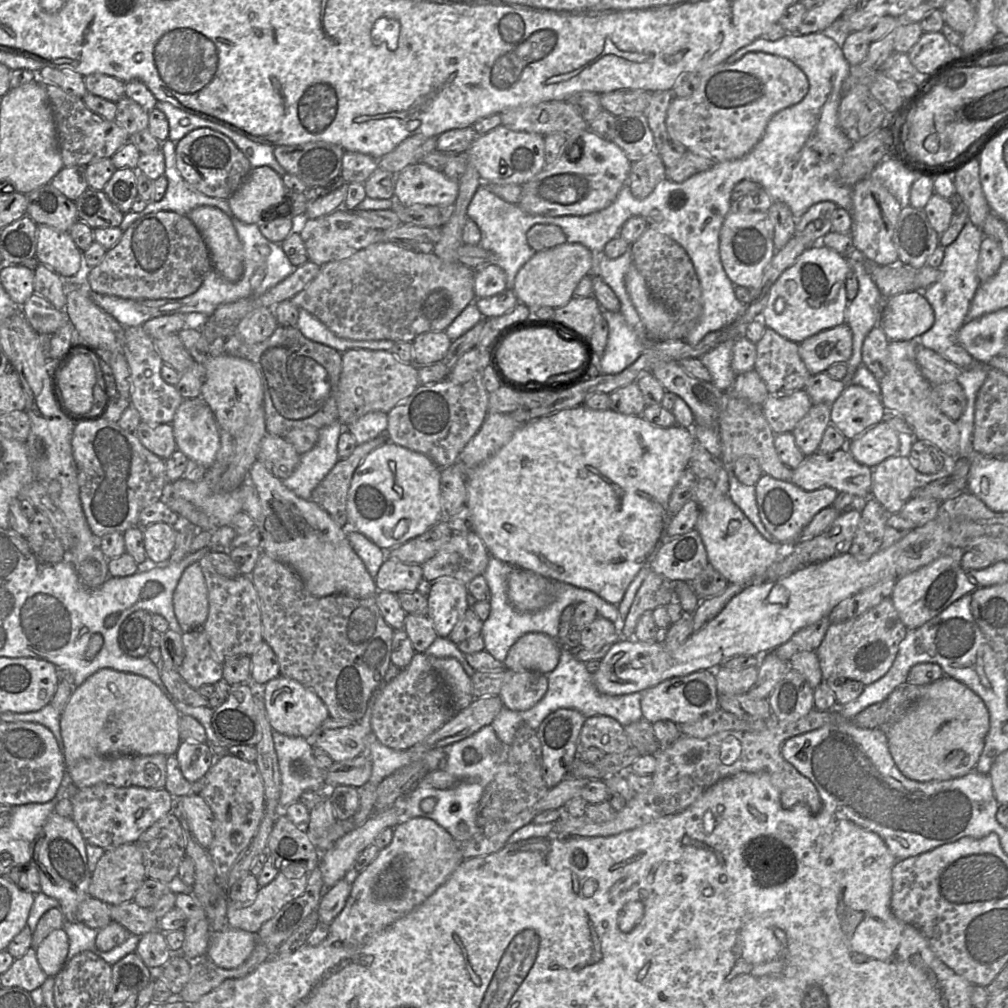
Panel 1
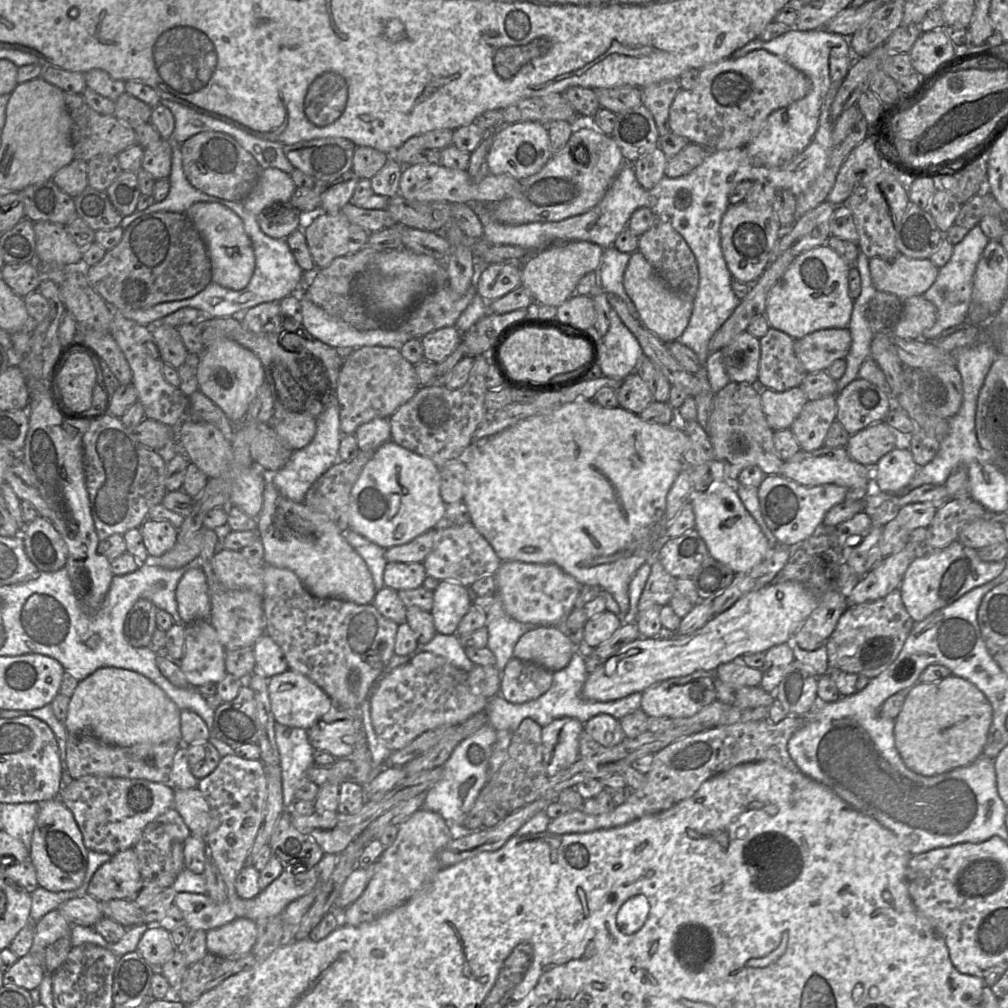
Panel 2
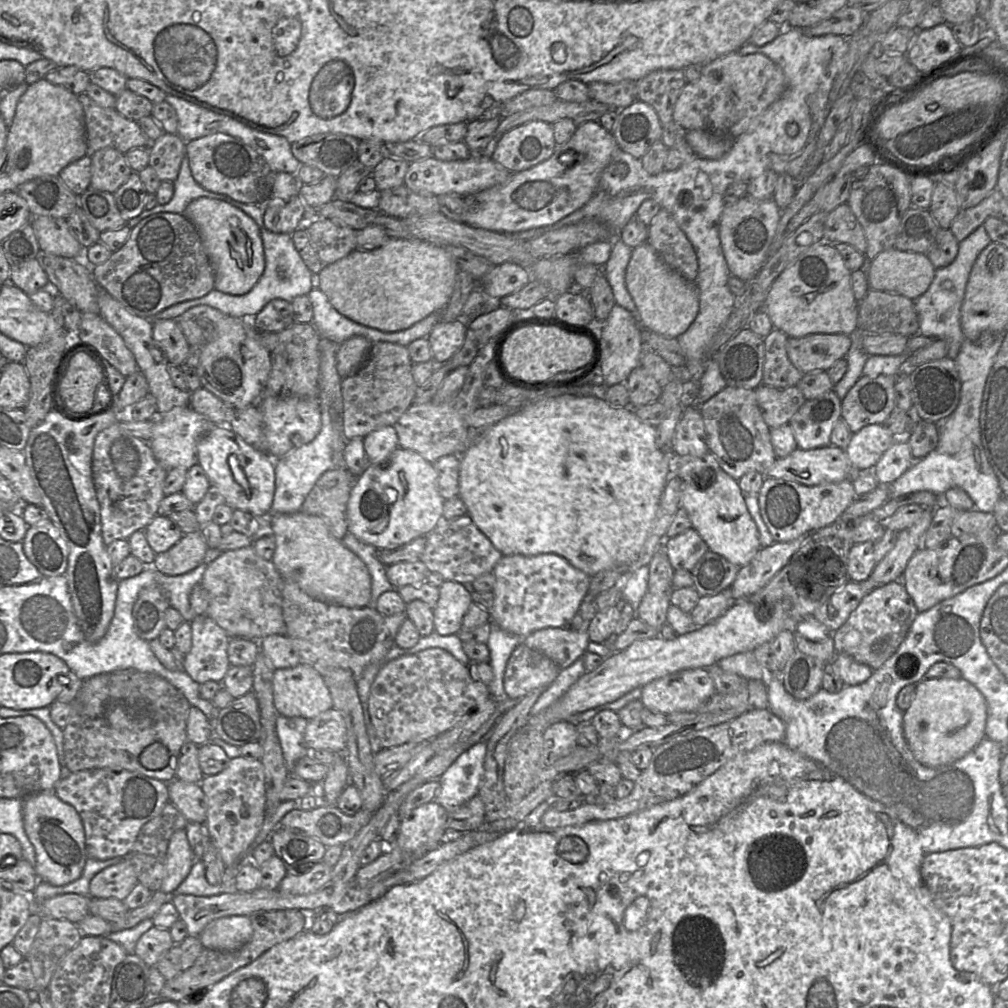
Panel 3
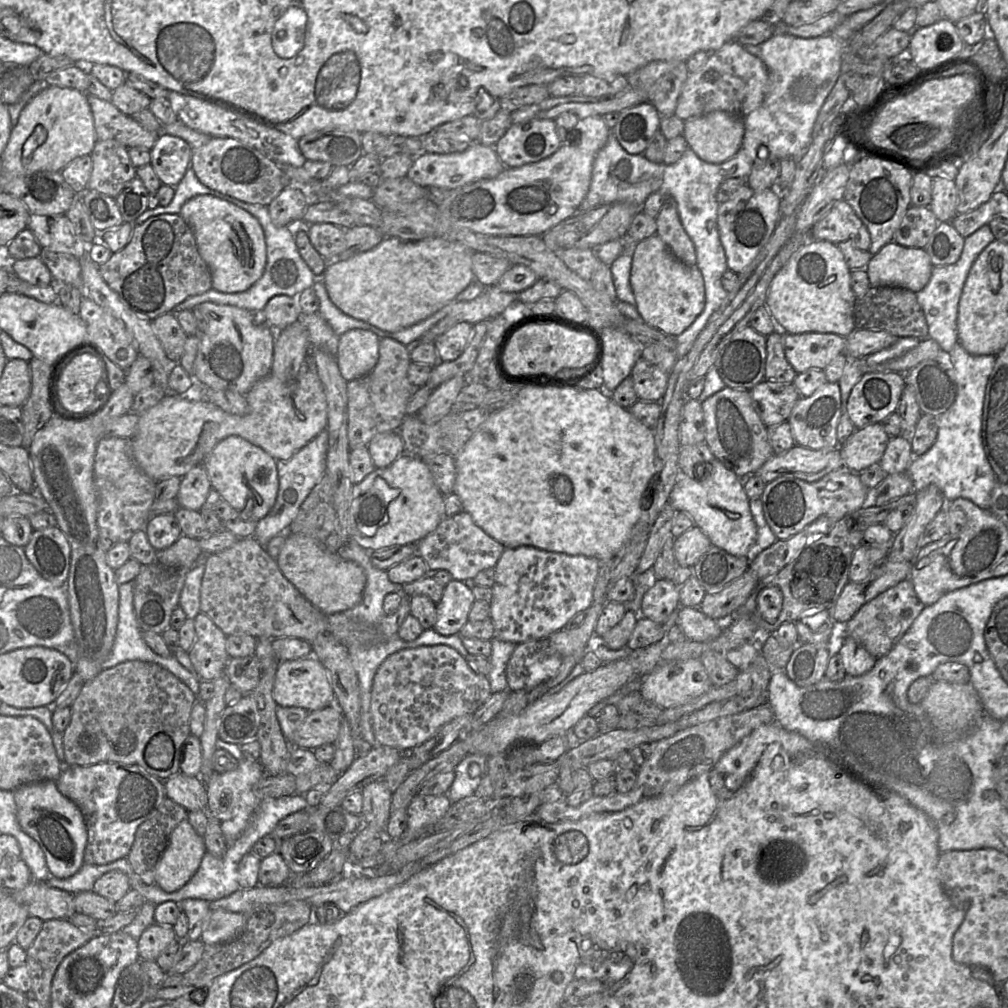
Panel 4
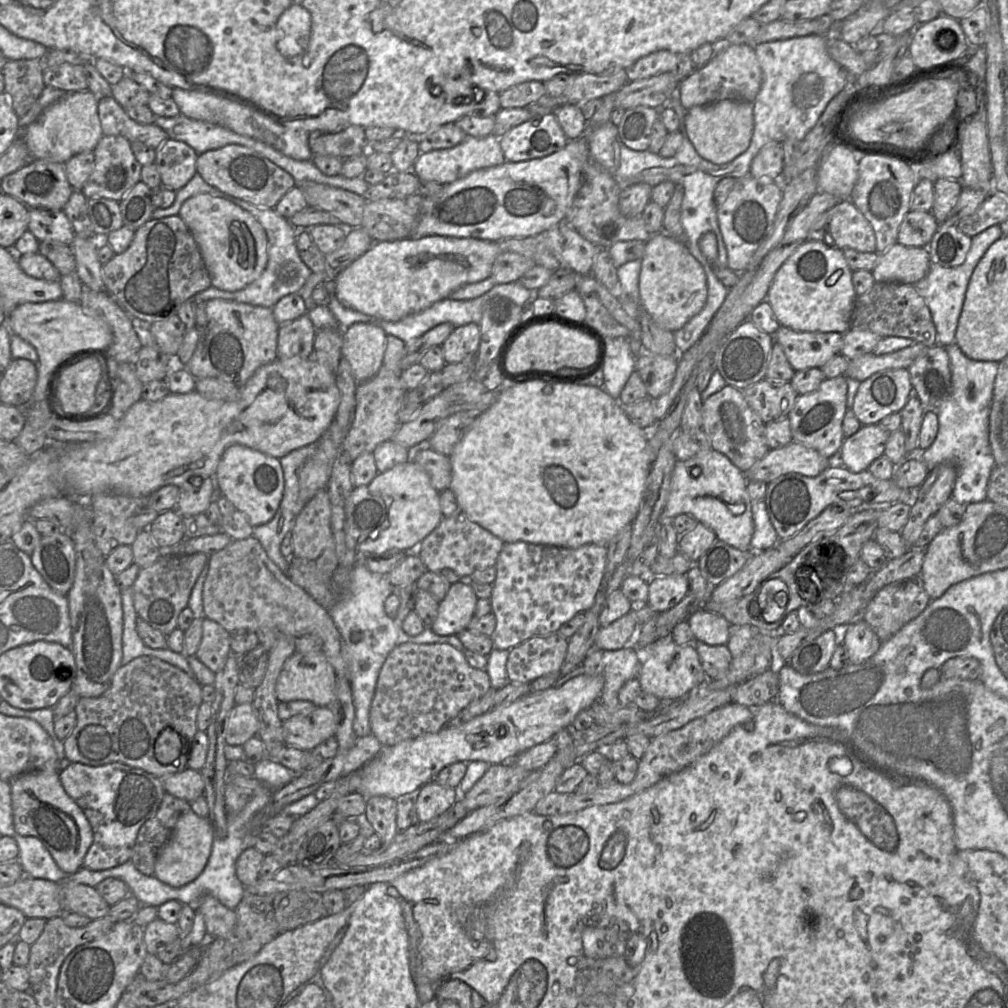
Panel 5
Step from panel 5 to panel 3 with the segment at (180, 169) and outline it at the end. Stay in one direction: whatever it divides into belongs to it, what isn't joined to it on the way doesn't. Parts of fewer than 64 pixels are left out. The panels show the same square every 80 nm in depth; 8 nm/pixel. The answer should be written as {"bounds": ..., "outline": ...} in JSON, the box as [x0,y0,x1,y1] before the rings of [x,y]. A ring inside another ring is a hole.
{"bounds":[148,133,186,182],"outline":[[[163,133],[149,145],[148,166],[152,167],[159,180],[174,182],[182,159],[186,155],[186,142],[176,134]]]}

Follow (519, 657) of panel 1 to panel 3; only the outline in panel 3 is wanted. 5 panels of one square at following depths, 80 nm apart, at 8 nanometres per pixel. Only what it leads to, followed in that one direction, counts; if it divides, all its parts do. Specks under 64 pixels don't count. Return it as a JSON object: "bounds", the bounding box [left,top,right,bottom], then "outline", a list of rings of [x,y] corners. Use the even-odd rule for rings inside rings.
{"bounds":[522,627,590,669],"outline":[[[548,627],[532,632],[522,643],[550,658],[565,669],[587,652],[590,639],[587,629]]]}

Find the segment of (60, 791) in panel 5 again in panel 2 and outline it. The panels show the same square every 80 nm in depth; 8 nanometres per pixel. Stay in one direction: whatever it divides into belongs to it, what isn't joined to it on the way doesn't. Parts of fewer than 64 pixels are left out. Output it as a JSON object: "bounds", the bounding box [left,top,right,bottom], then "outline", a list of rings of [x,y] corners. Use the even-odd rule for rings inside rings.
{"bounds":[29,799,87,892],"outline":[[[60,799],[40,803],[29,851],[29,860],[36,870],[38,886],[50,892],[72,891],[79,888],[87,870],[87,853],[74,816]]]}

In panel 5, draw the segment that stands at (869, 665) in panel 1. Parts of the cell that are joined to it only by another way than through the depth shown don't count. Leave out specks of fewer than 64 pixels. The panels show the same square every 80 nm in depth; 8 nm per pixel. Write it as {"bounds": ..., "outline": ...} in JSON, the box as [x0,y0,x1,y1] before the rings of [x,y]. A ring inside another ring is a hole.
{"bounds":[861,575,931,642],"outline":[[[918,575],[892,583],[880,589],[869,601],[861,619],[876,633],[881,642],[888,640],[905,624],[917,617],[931,602]]]}

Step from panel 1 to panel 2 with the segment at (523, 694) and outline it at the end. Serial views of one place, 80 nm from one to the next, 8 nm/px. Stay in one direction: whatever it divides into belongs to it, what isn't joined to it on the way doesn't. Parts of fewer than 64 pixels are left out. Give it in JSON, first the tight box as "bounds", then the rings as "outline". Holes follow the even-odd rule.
{"bounds":[500,657,553,704],"outline":[[[512,657],[501,677],[500,695],[512,704],[535,700],[549,690],[553,673],[538,664]]]}

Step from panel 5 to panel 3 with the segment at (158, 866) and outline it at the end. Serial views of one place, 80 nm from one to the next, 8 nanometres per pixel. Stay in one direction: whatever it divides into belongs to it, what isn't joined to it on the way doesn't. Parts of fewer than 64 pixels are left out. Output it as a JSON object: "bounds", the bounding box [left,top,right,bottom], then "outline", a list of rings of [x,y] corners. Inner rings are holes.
{"bounds":[160,829,194,894],"outline":[[[186,829],[176,831],[169,841],[165,877],[160,891],[172,894],[189,875],[194,863]]]}

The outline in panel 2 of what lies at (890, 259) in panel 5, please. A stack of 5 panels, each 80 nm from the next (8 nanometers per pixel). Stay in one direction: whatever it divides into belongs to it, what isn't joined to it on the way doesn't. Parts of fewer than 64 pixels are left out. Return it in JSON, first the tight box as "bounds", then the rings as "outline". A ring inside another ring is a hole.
{"bounds":[869,254,939,300],"outline":[[[899,254],[892,260],[869,260],[872,283],[877,291],[905,300],[923,295],[935,282],[939,268],[929,258],[912,259]]]}

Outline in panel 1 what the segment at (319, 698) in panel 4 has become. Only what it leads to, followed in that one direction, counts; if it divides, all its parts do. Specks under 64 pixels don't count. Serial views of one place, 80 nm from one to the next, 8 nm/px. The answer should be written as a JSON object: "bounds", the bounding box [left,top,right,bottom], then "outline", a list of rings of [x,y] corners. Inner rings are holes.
{"bounds":[263,675,329,740],"outline":[[[279,675],[268,681],[264,685],[263,691],[266,713],[273,731],[311,740],[329,717],[328,709],[319,696],[293,679]]]}

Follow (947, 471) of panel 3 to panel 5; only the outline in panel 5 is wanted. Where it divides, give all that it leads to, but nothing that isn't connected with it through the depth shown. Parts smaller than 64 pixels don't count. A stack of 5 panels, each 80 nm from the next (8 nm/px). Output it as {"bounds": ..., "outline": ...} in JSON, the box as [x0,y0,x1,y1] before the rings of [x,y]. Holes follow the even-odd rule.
{"bounds":[918,343,999,505],"outline":[[[956,343],[945,347],[945,350],[950,361],[952,390],[935,410],[938,433],[933,444],[918,453],[918,457],[930,471],[940,464],[954,465],[957,476],[951,498],[961,505],[967,505],[987,499],[987,485],[995,466],[989,444],[989,416],[999,363],[969,359]]]}

